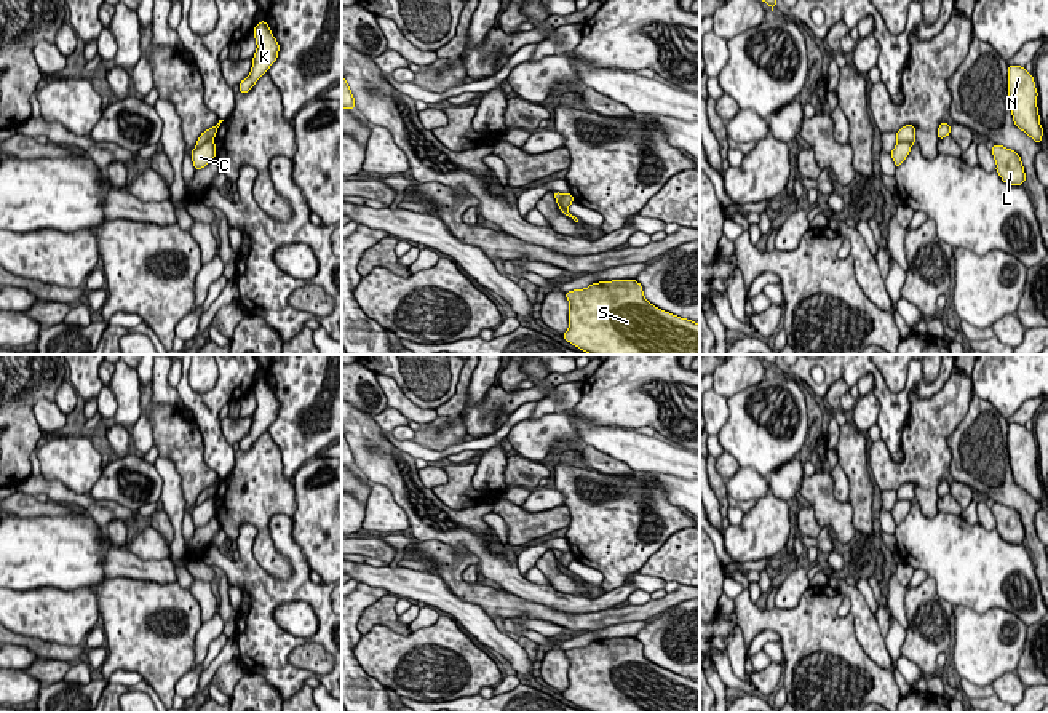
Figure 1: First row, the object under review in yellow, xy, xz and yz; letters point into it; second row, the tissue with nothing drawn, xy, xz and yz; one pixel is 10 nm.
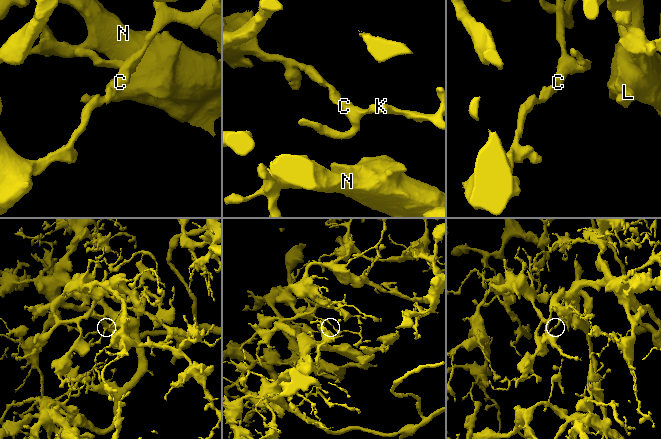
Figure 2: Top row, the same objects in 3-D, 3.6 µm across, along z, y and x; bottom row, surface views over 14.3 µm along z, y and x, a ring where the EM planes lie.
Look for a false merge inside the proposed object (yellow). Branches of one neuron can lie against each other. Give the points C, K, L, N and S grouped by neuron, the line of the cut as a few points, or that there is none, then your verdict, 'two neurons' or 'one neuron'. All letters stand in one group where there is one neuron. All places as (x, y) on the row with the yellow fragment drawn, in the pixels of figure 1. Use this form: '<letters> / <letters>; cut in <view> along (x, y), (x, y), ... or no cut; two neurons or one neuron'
C L N S / K; cut in yz along (898, 141), (911, 144); two neurons

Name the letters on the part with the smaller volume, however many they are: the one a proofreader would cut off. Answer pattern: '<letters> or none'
K

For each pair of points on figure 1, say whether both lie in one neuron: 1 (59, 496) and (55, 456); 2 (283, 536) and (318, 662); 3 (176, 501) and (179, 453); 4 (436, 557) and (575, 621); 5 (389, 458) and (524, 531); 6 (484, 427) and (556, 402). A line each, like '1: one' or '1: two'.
1: two
2: two
3: two
4: one
5: two
6: two

